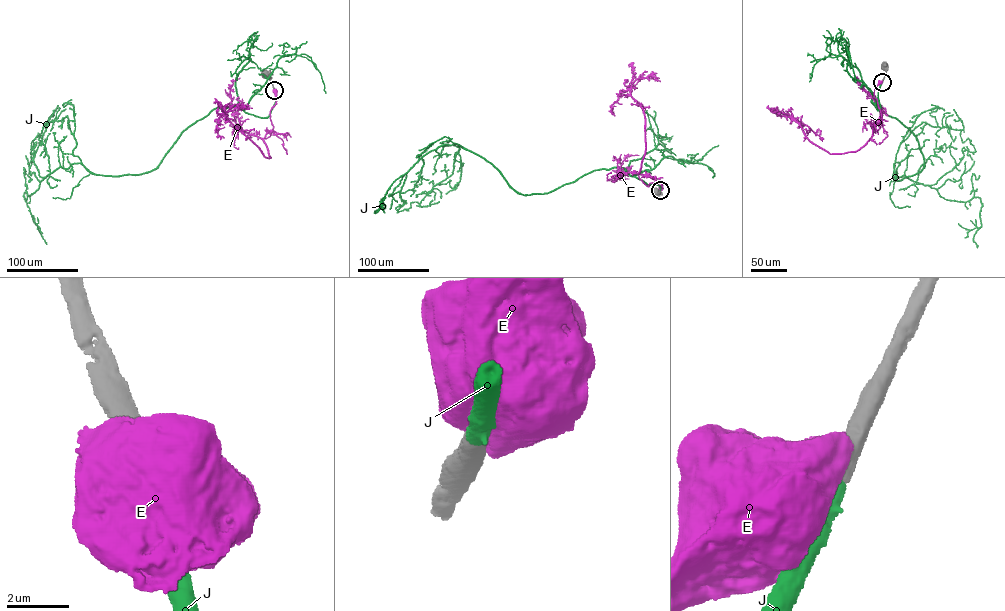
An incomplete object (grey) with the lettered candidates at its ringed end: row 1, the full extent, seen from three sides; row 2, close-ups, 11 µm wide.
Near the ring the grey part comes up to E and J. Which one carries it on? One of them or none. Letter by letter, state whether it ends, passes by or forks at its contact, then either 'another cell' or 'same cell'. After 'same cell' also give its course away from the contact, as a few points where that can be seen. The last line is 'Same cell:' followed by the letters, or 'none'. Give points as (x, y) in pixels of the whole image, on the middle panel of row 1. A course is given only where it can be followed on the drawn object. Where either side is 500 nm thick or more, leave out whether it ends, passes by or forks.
E: another cell
J: same cell | via (660, 190), (614, 167), (547, 193), (519, 194), (483, 158), (445, 144), (395, 180), (374, 212), (383, 210)
Same cell: J

